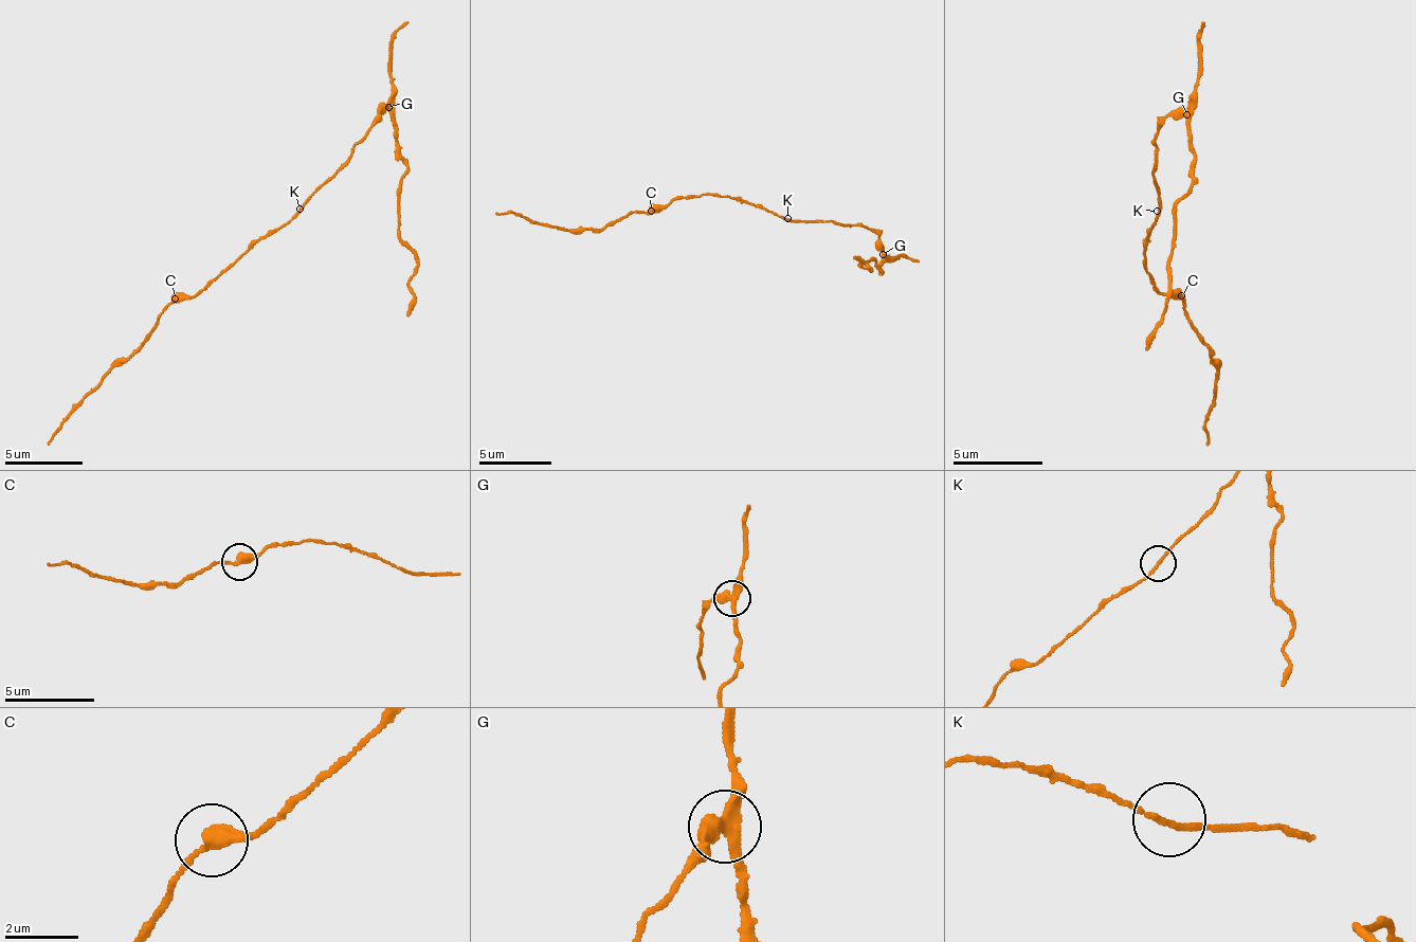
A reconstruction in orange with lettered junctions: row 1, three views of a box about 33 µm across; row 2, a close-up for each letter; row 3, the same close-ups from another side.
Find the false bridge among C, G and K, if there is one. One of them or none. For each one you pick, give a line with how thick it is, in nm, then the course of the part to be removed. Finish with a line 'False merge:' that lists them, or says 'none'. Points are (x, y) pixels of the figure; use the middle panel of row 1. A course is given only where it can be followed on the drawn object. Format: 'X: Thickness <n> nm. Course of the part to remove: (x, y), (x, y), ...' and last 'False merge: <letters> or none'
G: Thickness 360 nm. Course of the part to remove: (884, 255), (878, 271), (873, 258), (861, 263), (869, 270), (854, 254)
False merge: G

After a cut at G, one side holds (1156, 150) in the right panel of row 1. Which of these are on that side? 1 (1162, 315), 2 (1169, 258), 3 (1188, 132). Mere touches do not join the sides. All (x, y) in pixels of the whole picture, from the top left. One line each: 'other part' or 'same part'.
1: other part
2: other part
3: other part

